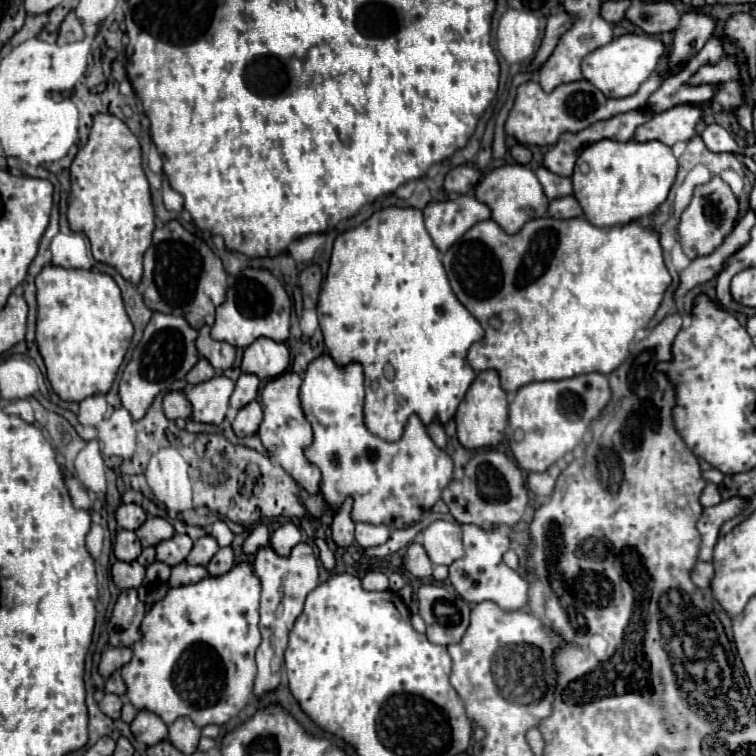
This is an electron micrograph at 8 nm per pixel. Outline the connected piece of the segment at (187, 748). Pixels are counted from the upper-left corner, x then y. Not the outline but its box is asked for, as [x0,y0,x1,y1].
[169,717,201,755]

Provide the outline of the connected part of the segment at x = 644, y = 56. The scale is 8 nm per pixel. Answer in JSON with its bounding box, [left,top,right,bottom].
[581,33,665,99]

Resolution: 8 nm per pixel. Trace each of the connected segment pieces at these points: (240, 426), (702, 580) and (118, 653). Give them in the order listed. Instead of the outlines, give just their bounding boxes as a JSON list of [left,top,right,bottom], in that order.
[[233,401,263,439],[691,561,713,589],[99,647,131,679]]

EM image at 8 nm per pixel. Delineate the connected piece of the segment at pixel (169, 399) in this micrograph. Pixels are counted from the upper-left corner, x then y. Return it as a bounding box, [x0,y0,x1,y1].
[163,391,193,421]

